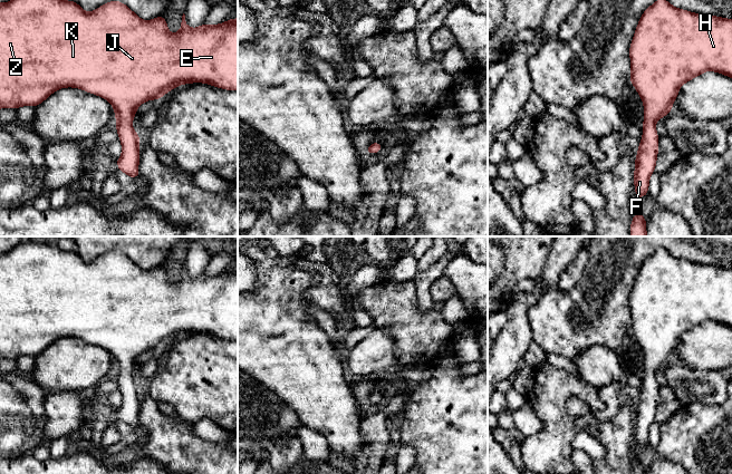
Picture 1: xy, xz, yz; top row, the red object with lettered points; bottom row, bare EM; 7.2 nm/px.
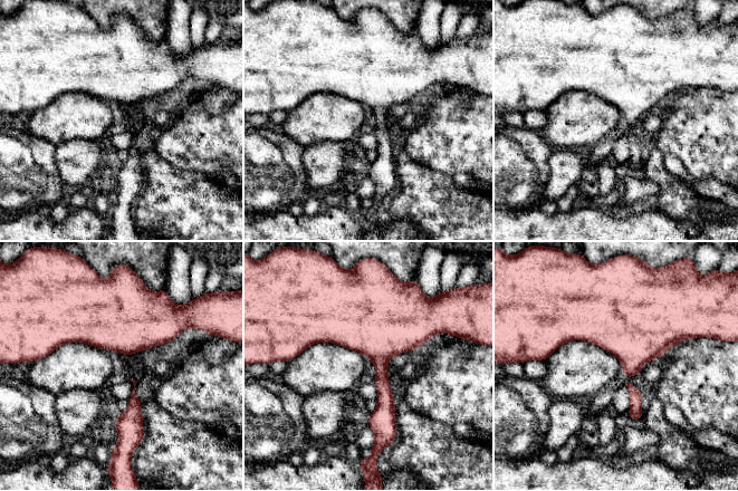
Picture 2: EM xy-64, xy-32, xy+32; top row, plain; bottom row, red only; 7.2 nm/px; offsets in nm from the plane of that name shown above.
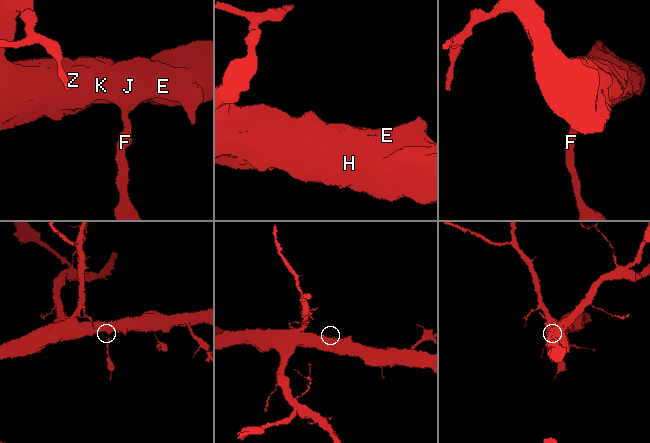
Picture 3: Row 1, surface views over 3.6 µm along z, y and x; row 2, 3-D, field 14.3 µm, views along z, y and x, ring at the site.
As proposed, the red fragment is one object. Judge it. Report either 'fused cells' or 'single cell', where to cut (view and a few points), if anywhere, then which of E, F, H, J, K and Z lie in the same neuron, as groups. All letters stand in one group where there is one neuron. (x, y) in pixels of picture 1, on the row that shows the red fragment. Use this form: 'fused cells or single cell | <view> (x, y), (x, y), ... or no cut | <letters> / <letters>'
single cell | no cut | E F H J K Z

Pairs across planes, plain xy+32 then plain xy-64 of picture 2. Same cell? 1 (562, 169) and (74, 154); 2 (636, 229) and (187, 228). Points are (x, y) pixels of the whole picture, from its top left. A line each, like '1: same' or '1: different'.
1: same
2: different

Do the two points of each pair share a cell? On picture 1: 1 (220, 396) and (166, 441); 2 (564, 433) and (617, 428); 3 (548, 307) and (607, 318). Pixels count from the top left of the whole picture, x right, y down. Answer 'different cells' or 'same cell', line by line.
1: different cells
2: different cells
3: same cell

